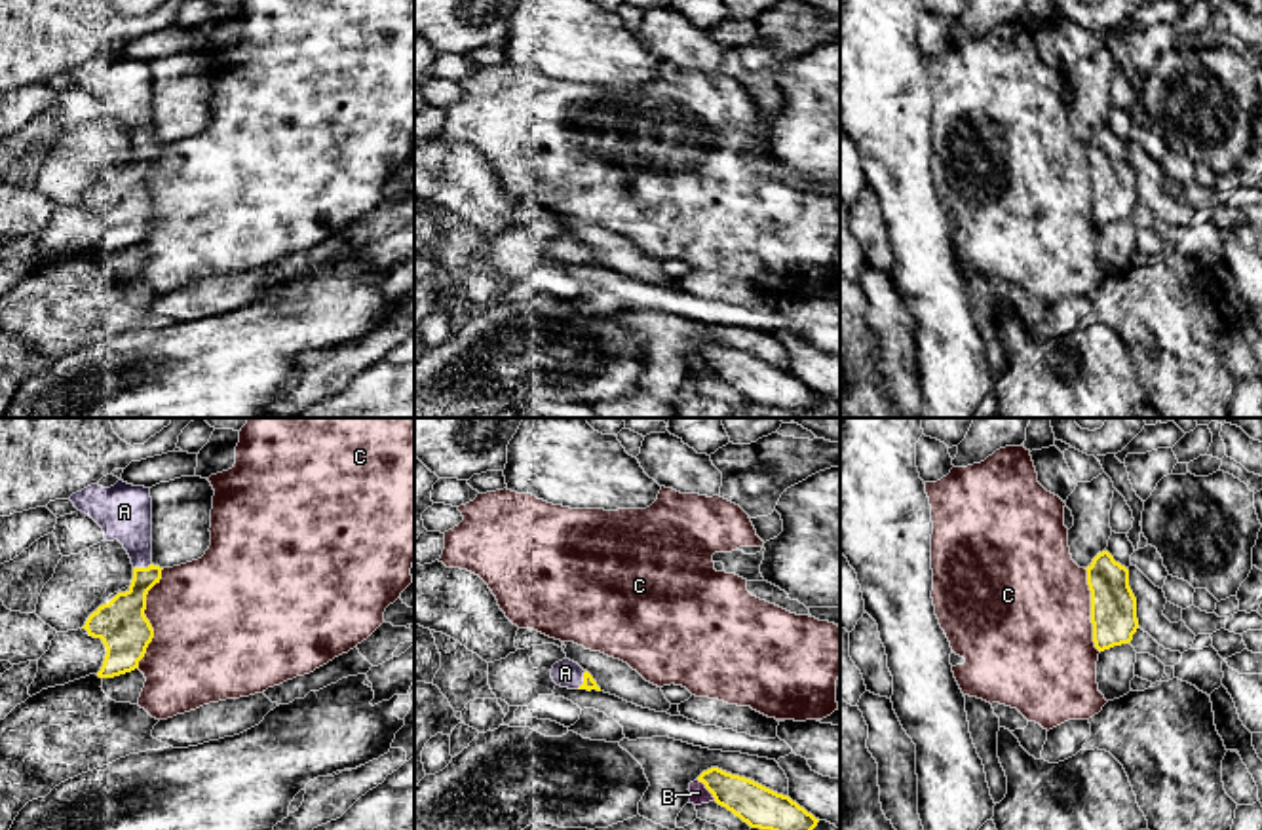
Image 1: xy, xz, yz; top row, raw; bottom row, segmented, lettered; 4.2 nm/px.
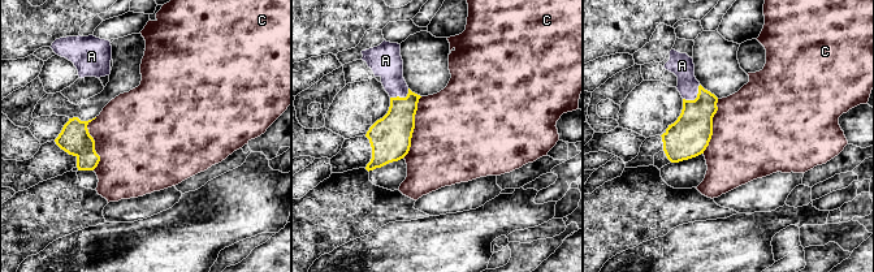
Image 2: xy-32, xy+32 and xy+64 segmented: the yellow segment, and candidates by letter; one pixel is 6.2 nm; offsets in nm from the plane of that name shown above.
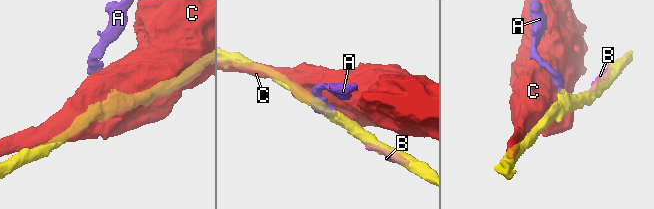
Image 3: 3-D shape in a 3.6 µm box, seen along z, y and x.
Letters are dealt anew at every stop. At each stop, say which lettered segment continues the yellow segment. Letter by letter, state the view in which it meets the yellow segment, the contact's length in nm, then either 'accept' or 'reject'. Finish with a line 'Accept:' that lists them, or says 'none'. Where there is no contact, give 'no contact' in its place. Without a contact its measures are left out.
A: contact in xy; length 80 nm; accept
B: contact in xz; length 120 nm; reject
C: contact in xy; length 440 nm; reject
Accept: A

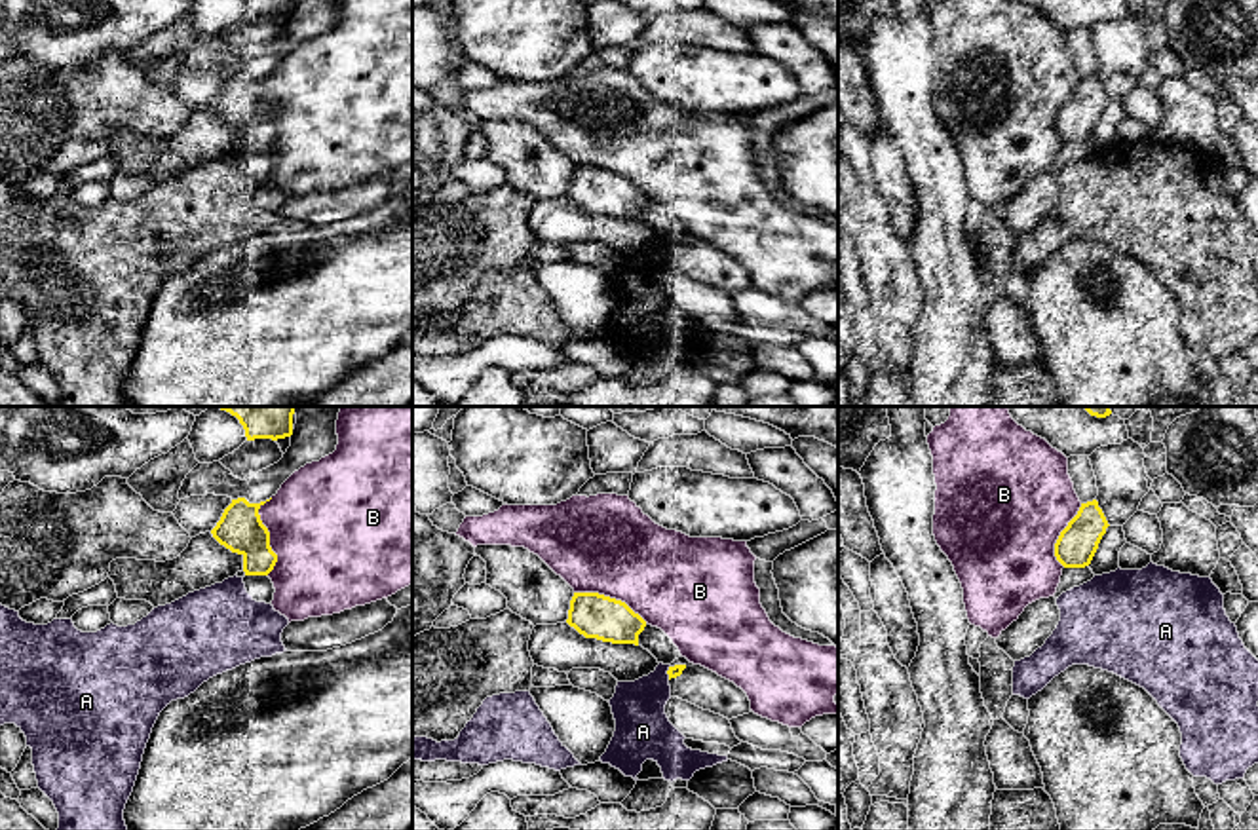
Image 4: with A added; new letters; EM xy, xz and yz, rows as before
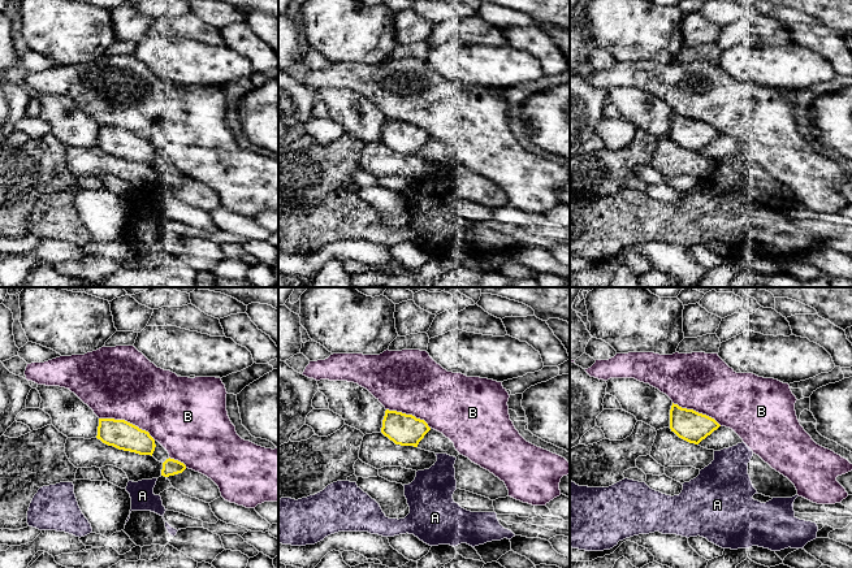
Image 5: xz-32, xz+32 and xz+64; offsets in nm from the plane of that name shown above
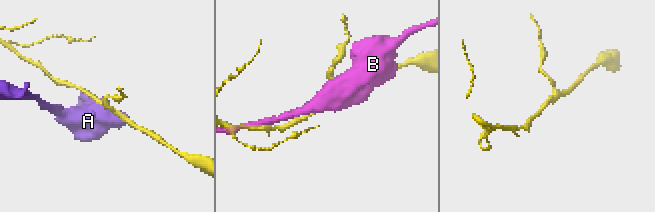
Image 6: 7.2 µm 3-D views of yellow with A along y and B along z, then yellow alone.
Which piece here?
A: contact in xz; length 60 nm; reject
B: contact in xy; length 320 nm; reject
Accept: none

